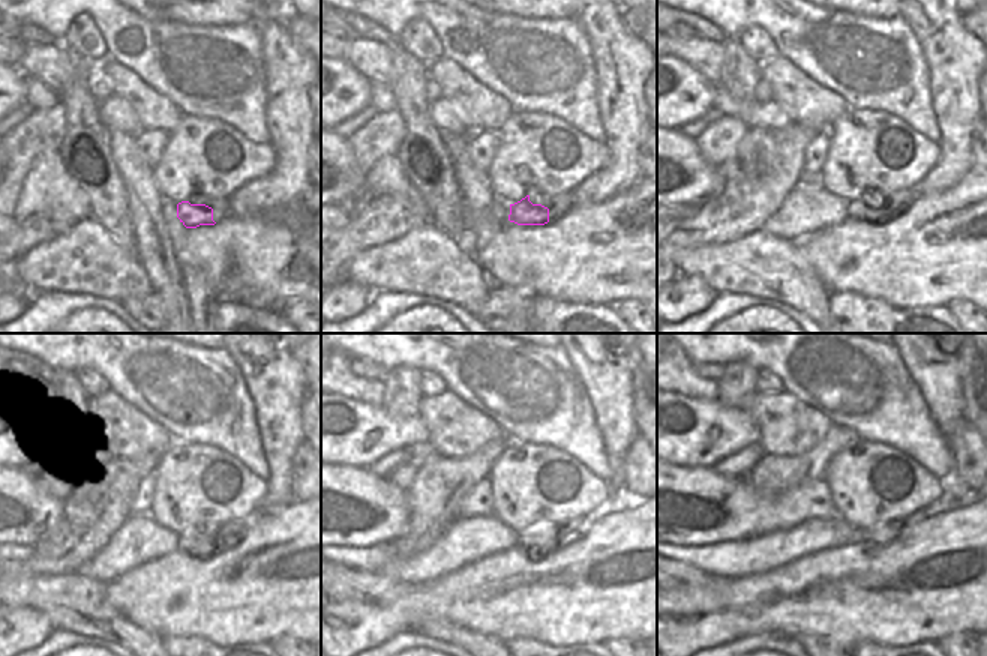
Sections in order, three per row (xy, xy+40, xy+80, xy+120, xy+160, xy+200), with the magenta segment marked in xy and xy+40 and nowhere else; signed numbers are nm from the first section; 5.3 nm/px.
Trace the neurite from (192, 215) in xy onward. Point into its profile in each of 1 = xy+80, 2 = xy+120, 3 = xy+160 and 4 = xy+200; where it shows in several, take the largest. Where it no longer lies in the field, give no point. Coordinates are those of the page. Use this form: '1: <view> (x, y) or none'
1: xy+80 (866, 207)
2: xy+120 (197, 542)
3: xy+160 (540, 538)
4: xy+200 (891, 530)

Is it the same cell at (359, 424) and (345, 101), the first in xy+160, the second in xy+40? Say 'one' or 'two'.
one

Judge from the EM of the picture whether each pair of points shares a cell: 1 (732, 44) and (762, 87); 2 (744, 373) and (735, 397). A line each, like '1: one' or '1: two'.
1: two
2: one

